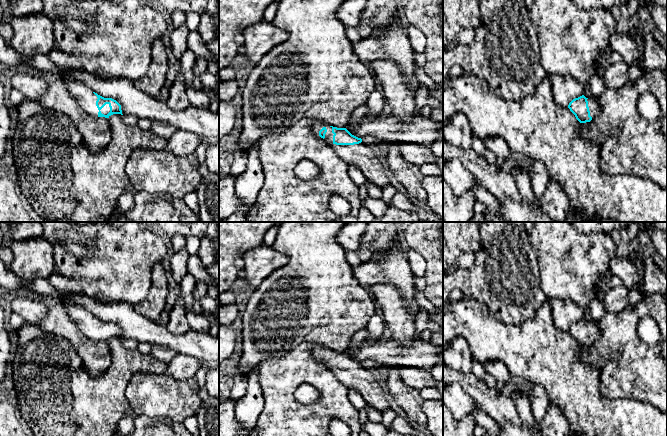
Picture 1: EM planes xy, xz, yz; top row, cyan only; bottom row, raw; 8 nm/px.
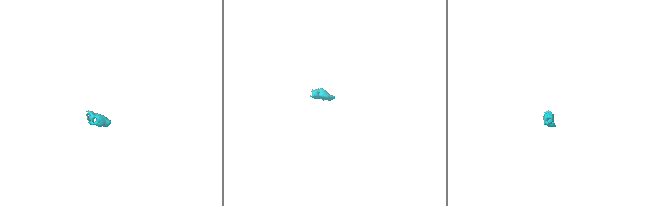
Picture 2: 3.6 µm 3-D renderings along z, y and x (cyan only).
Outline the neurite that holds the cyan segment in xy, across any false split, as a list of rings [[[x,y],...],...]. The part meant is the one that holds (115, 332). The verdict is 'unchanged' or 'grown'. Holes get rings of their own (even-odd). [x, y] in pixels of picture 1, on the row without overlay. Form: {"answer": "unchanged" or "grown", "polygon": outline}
{"answer": "grown", "polygon": [[[63,304],[68,317],[88,338],[109,342],[113,338],[122,338],[121,329],[112,322],[104,322],[88,311],[73,304]]]}

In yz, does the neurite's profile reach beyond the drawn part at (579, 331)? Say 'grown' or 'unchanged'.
unchanged

